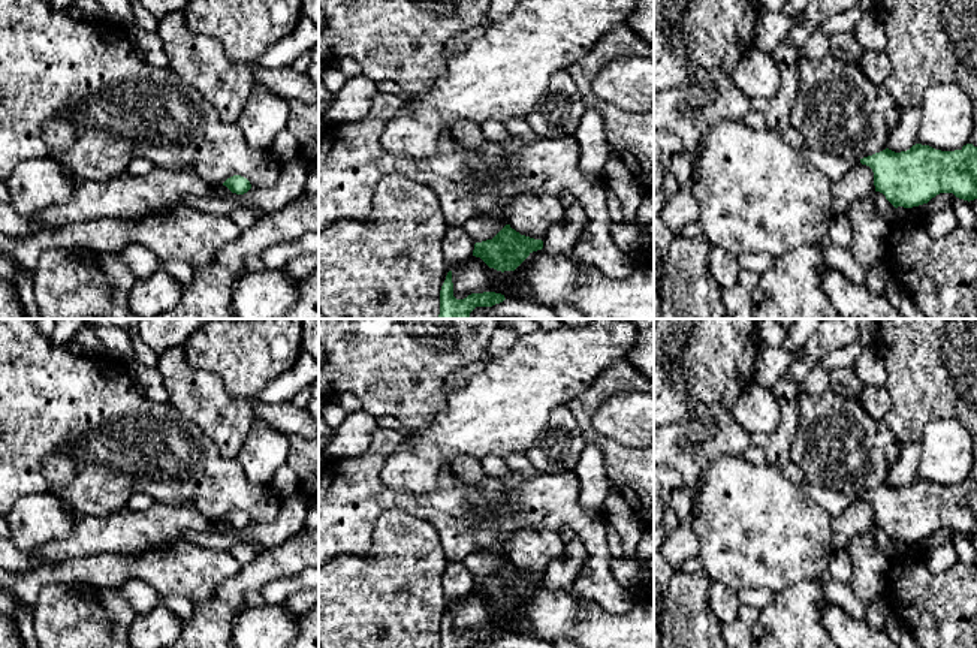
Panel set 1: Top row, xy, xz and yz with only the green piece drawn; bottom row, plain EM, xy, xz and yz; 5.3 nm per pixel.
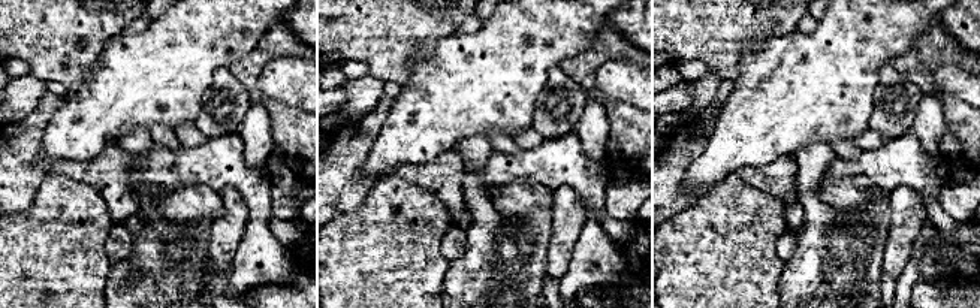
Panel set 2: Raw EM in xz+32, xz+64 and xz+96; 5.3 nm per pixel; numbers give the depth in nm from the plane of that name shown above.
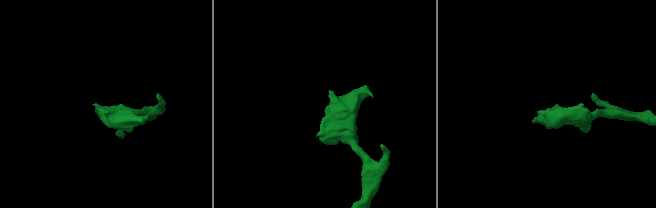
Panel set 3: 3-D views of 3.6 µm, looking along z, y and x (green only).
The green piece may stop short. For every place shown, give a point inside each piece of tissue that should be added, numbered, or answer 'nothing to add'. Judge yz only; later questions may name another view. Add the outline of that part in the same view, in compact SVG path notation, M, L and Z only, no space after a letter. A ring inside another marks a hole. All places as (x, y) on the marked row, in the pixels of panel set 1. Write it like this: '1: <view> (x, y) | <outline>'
1: yz (835, 168) | M806 145L800 153L818 171L826 174L833 184L841 181L853 166L862 165L860 159L847 160L847 159L841 159L841 157L833 157L833 156L818 151L809 145Z

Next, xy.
nothing to add

